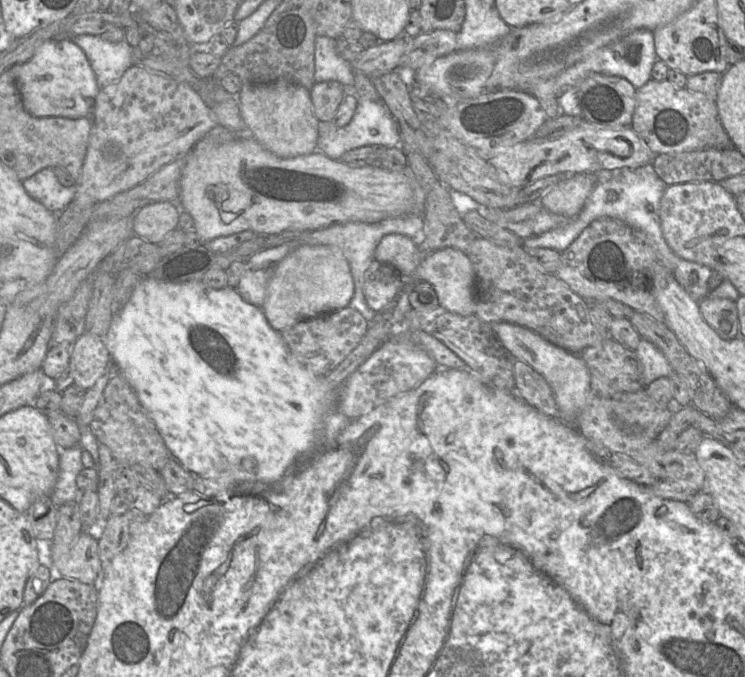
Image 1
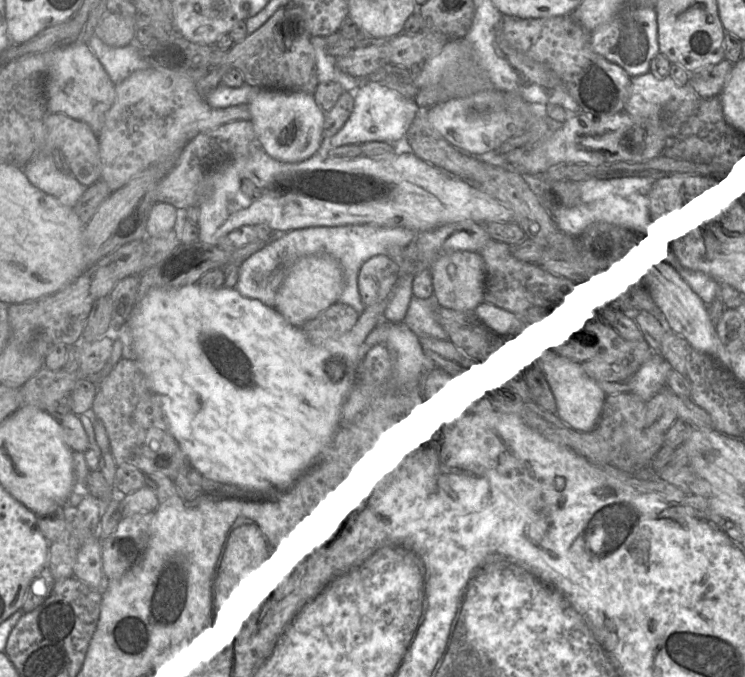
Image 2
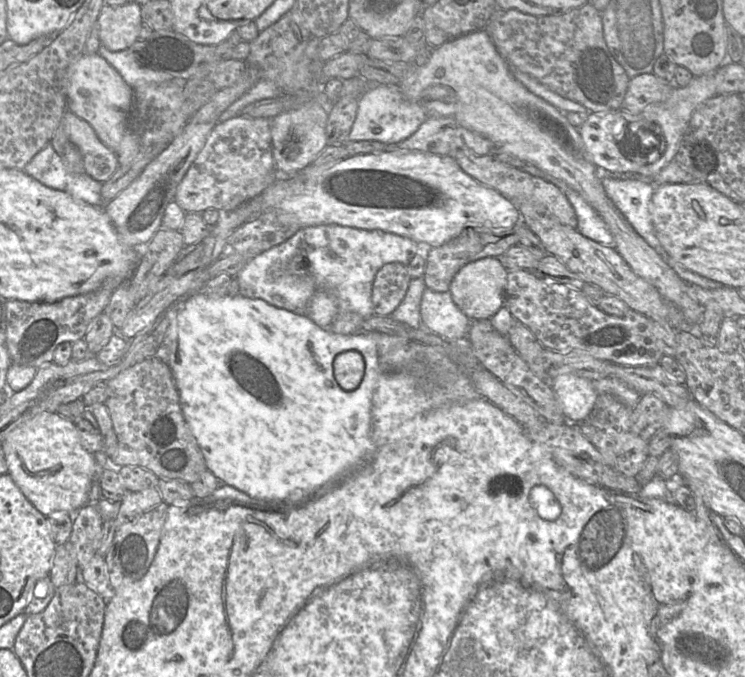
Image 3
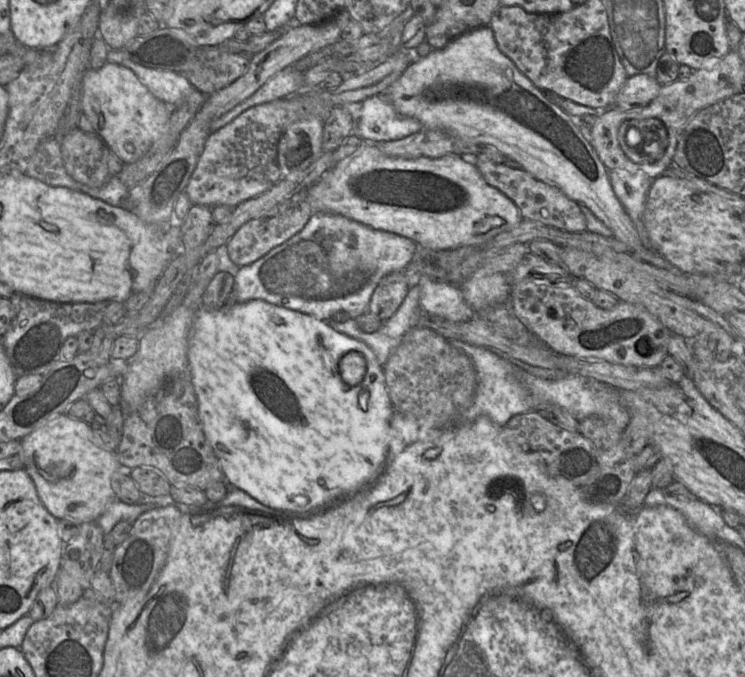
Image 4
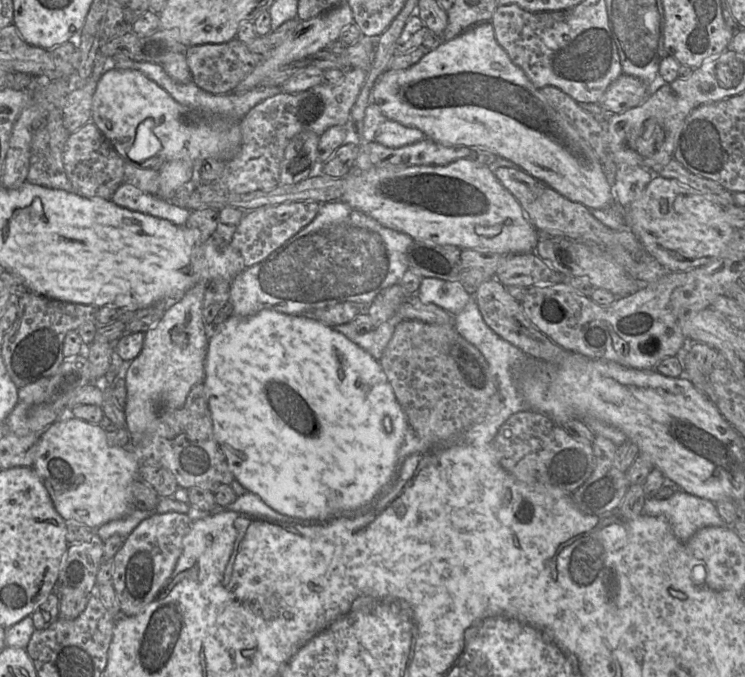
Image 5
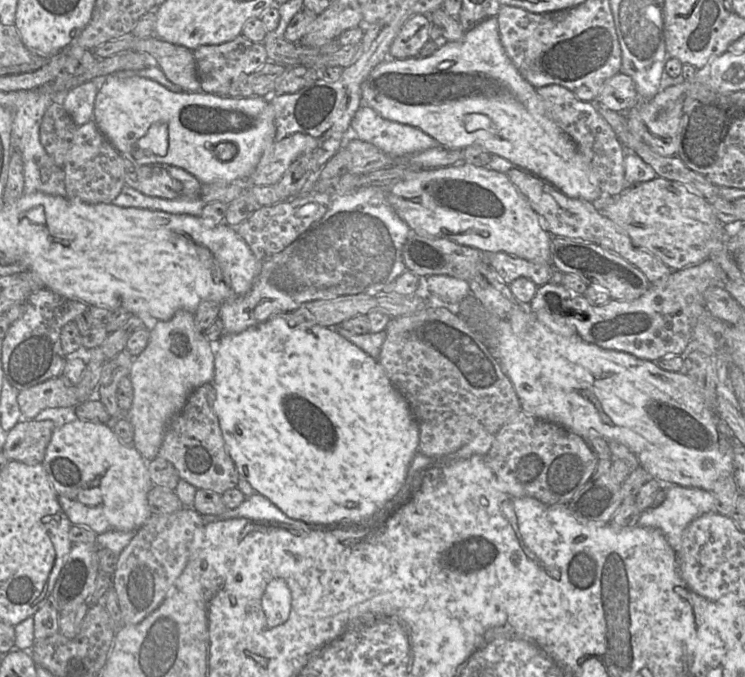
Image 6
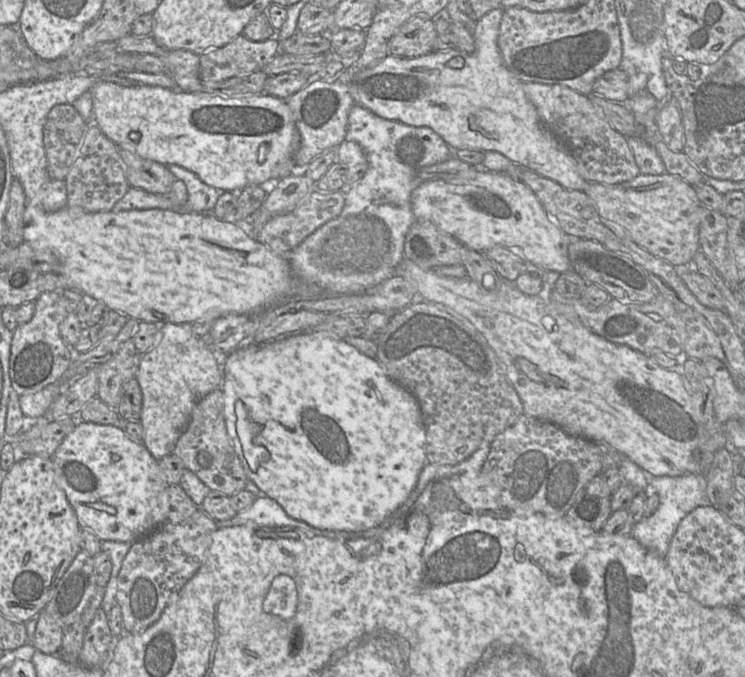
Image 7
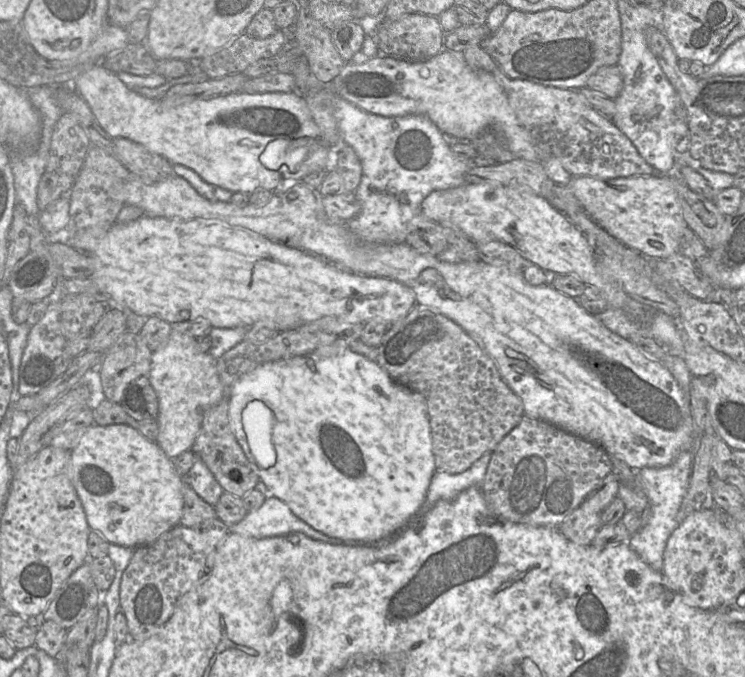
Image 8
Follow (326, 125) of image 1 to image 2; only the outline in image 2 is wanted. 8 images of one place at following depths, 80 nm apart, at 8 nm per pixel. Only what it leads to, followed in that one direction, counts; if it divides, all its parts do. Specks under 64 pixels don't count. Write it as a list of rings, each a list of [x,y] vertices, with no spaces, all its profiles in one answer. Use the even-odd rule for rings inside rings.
[[[366,80],[354,94],[354,109],[350,118],[335,135],[323,138],[321,151],[367,142],[385,142],[393,146],[403,144],[418,111],[419,107],[414,100],[406,98],[400,92],[381,83]]]

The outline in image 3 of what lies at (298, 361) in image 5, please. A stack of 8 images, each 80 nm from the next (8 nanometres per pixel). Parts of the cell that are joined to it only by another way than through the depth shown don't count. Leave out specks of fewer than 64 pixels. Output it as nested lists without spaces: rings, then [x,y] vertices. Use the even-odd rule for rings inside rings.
[[[202,292],[186,295],[169,307],[167,313],[167,335],[155,357],[165,361],[171,369],[177,389],[184,418],[194,435],[206,462],[207,469],[212,472],[219,483],[230,485],[262,503],[269,509],[284,508],[286,511],[315,495],[331,483],[346,476],[351,471],[371,462],[374,451],[371,443],[372,398],[377,388],[381,370],[379,354],[372,333],[376,331],[358,331],[353,335],[341,335],[328,328],[316,325],[306,314],[297,314],[277,308],[258,298],[248,298],[240,294],[236,296],[209,296]],[[346,351],[359,352],[365,361],[365,372],[359,386],[351,391],[343,390],[334,378],[333,362]]]

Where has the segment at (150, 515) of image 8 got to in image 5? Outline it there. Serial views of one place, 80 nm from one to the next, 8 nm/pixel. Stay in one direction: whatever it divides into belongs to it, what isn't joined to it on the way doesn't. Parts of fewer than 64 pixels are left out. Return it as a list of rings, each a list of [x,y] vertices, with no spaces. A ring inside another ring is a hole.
[[[76,417],[57,420],[42,432],[33,464],[62,518],[85,524],[93,529],[109,521],[121,519],[131,510],[138,510],[131,506],[131,485],[134,480],[139,479],[139,466],[140,463],[131,451],[130,443],[122,448],[110,446],[103,427]]]

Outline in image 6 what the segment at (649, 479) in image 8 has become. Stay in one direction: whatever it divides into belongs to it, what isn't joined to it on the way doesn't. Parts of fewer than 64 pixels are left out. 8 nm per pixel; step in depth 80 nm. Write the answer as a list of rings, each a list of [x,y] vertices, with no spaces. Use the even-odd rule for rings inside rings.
[[[666,485],[665,500],[641,512],[638,525],[661,531],[677,552],[687,525],[709,512],[716,512],[711,492],[696,487]]]

